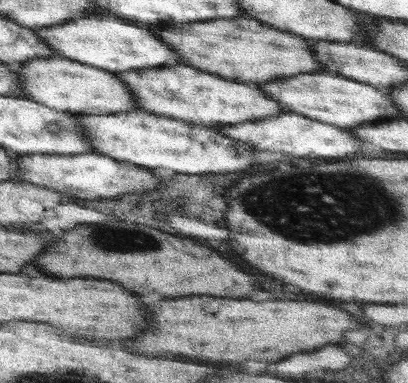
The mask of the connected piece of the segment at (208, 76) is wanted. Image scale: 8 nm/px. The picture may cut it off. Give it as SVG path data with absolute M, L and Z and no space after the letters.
M174 65L159 68L142 68L118 72L119 80L123 80L139 110L170 118L182 119L198 124L241 124L254 122L270 116L288 113L286 105L280 105L272 99L261 84L250 84L234 79L225 79L221 75L212 74L190 65Z

